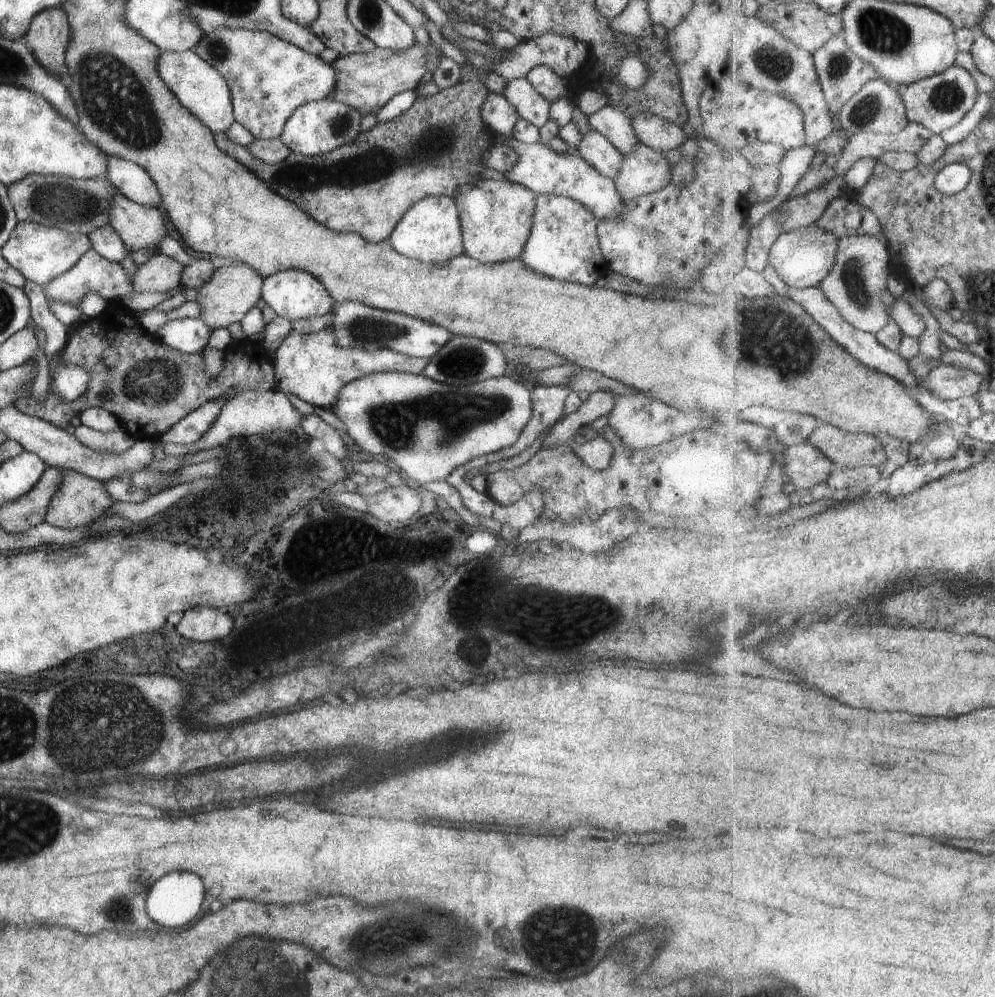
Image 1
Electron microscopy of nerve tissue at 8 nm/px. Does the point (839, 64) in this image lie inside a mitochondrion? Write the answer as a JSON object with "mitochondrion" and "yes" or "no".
{"mitochondrion":"yes"}

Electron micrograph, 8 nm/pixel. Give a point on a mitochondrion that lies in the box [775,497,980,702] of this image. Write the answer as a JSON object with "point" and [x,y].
{"point":[931,606]}

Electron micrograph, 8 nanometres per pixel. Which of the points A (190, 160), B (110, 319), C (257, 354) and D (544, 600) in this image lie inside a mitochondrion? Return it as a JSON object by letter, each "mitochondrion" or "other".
{"A":"other","B":"other","C":"other","D":"mitochondrion"}

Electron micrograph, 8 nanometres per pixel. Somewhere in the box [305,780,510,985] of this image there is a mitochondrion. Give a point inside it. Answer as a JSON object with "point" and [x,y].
{"point":[396,935]}

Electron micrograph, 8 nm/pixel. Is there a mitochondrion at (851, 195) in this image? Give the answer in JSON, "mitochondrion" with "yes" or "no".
{"mitochondrion":"no"}

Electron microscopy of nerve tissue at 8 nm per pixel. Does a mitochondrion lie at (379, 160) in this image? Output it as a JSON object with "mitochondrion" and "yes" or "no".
{"mitochondrion":"yes"}

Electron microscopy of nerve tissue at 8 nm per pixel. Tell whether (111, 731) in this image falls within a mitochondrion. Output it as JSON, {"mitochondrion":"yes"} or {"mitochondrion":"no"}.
{"mitochondrion":"yes"}

